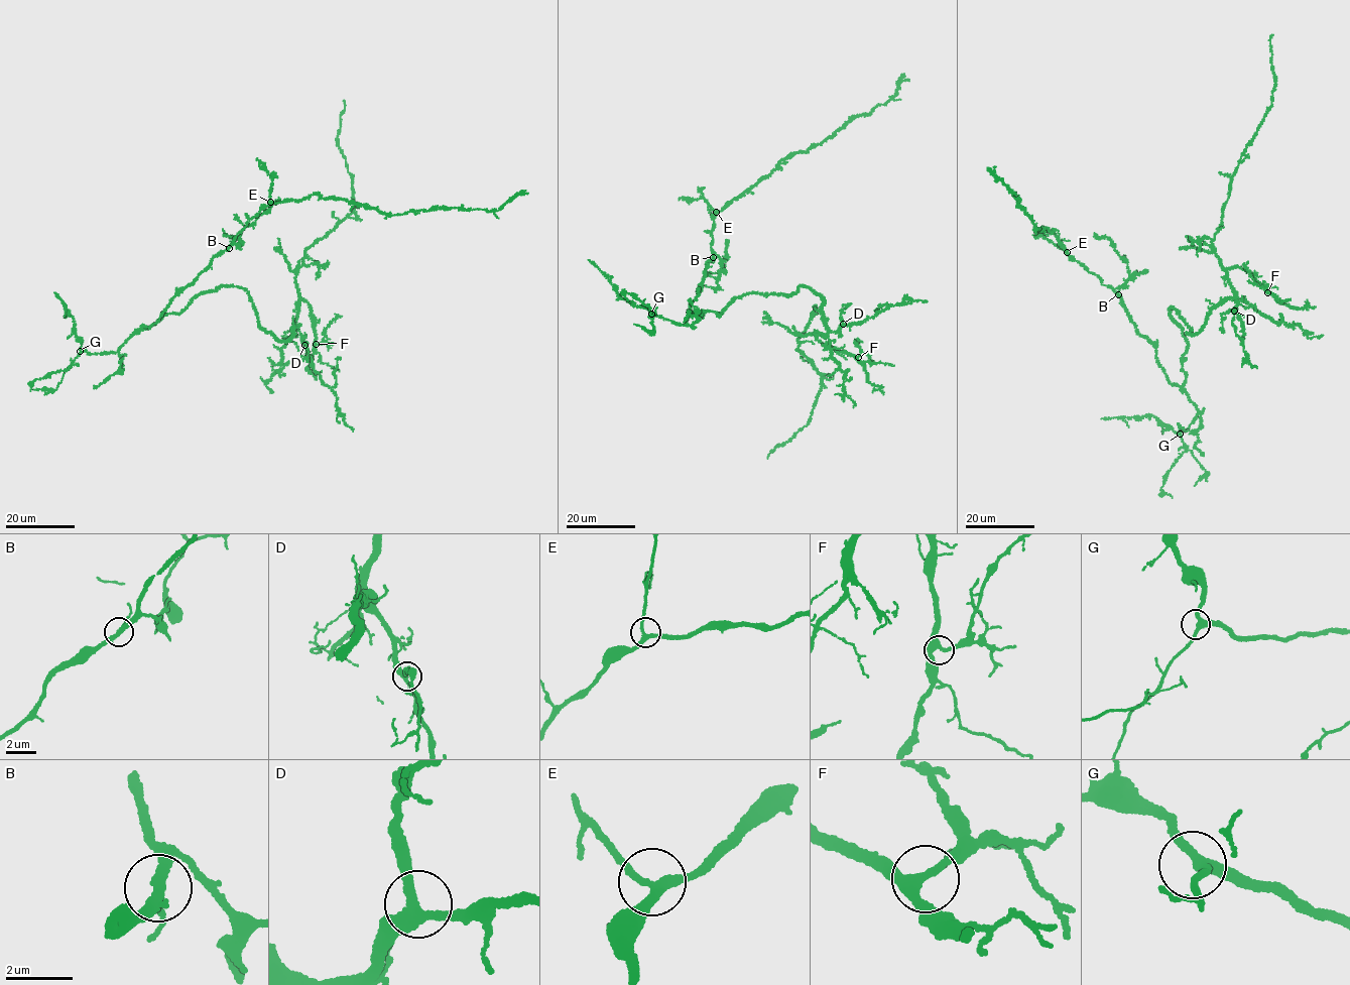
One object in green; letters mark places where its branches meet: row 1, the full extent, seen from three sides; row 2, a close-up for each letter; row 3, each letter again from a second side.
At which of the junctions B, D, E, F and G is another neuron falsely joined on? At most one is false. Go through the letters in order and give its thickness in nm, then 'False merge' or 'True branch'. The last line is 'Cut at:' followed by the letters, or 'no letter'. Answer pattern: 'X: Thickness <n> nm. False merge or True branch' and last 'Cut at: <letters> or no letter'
B: Thickness 200 nm. True branch
D: Thickness 320 nm. True branch
E: Thickness 220 nm. True branch
F: Thickness 320 nm. True branch
G: Thickness 280 nm. True branch
Cut at: no letter

